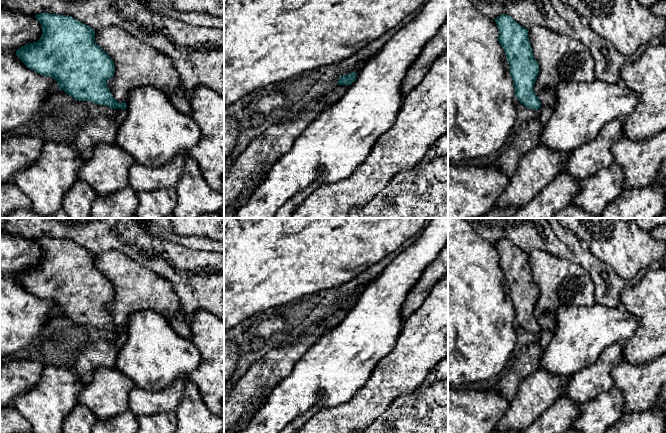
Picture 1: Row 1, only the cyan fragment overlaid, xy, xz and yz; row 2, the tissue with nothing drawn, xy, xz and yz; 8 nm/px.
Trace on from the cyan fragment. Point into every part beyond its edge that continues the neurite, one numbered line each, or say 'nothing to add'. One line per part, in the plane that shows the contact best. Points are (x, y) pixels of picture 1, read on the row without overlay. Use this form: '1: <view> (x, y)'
nothing to add

